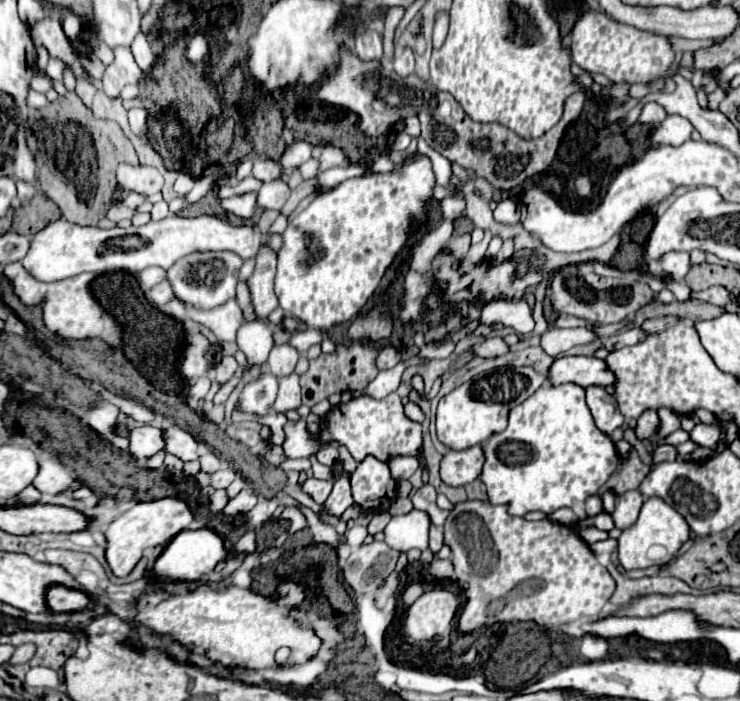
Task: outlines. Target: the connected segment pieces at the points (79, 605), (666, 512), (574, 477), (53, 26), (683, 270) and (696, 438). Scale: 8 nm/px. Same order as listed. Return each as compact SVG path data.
M53 585L47 591L47 603L53 613L71 613L71 611L85 611L91 607L91 599L81 593L61 585Z
M649 497L641 507L641 513L639 513L639 519L635 521L635 525L621 531L621 537L619 537L619 563L627 571L629 569L651 567L653 561L649 559L649 549L653 545L665 547L667 549L667 559L671 559L681 549L681 545L689 539L689 533L691 533L691 529L687 525L687 521L673 507L669 507L663 499Z
M573 383L541 385L529 399L511 409L507 429L491 435L483 443L483 451L485 465L481 481L487 487L489 501L497 505L509 505L509 513L521 517L527 511L553 513L561 507L573 507L575 503L585 501L597 493L597 489L613 475L619 465L615 443L603 431L599 431L593 421L593 415L585 403L585 389Z
M49 15L41 23L37 23L31 29L31 37L33 37L35 45L45 45L51 57L59 57L67 65L71 65L77 59L67 35L63 33L63 27L61 27L61 21L57 15Z
M669 251L659 257L659 267L673 277L685 277L689 271L689 253Z
M697 423L691 433L689 439L701 447L713 447L719 439L721 439L721 429L719 425L705 425L705 423Z

